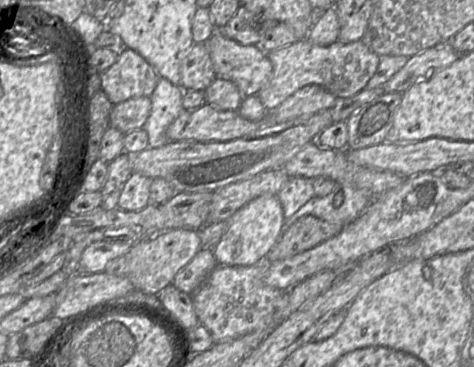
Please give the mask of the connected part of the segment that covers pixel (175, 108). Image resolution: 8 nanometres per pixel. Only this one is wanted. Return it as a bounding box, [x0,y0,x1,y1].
[144,78,185,148]

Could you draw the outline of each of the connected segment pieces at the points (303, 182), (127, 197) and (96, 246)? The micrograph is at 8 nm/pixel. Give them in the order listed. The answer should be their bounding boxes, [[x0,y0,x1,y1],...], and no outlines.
[[276,178,315,218],[117,172,152,212],[76,240,133,273]]

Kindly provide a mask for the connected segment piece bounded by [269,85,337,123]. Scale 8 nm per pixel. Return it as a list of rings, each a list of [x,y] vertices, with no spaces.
[[[308,85],[288,97],[270,113],[270,121],[283,123],[301,116],[311,116],[335,106],[337,98],[318,85]]]

